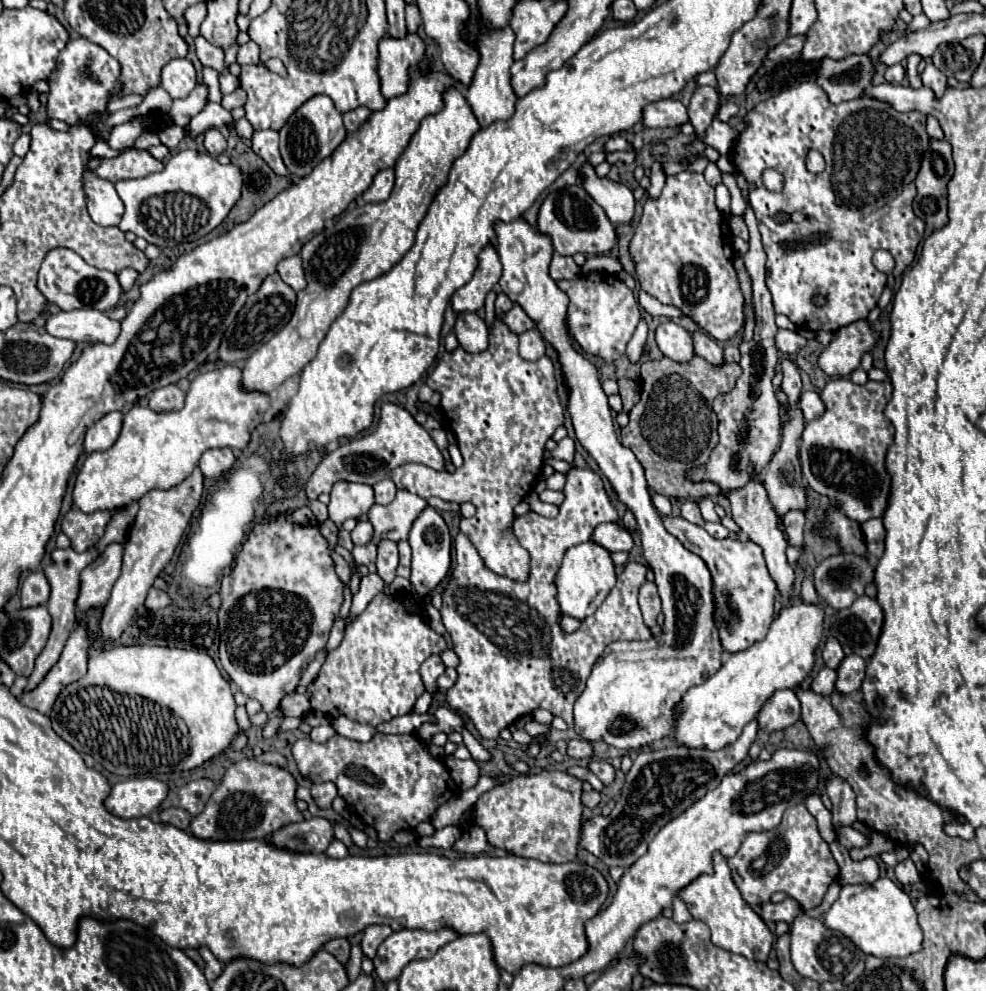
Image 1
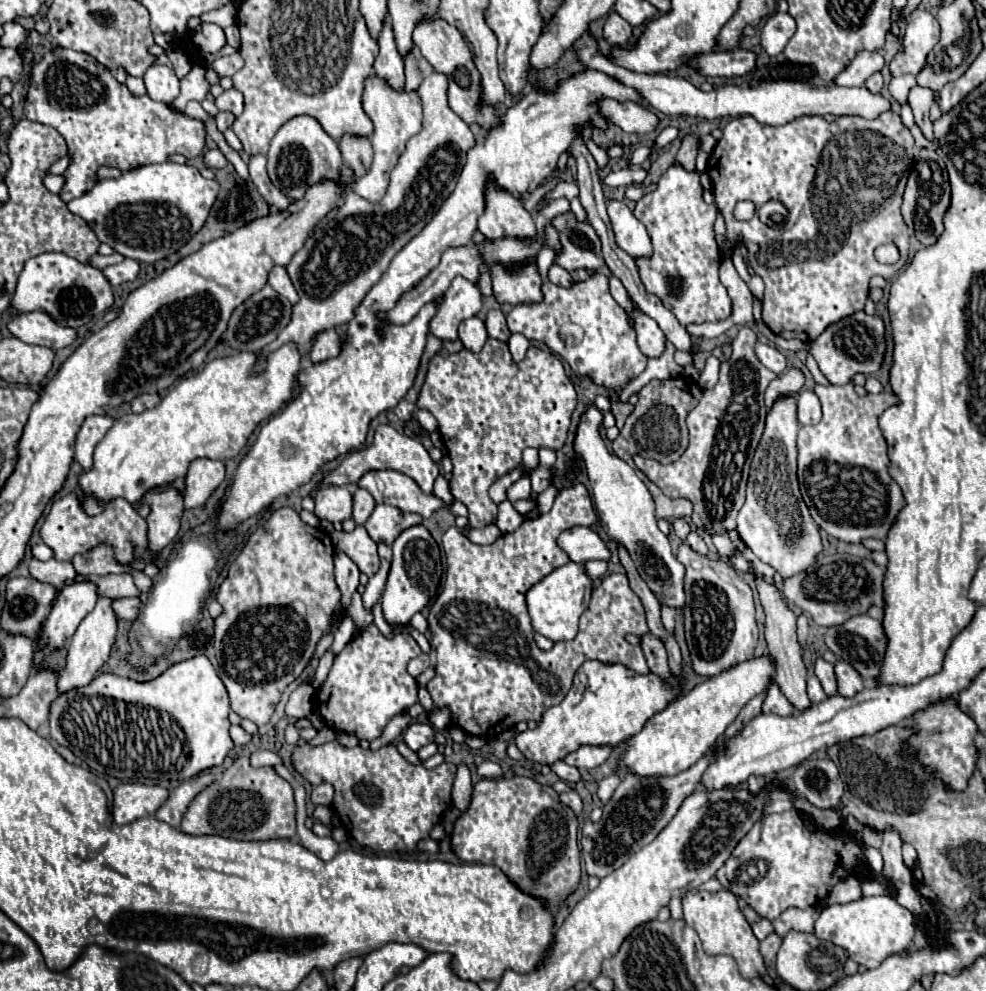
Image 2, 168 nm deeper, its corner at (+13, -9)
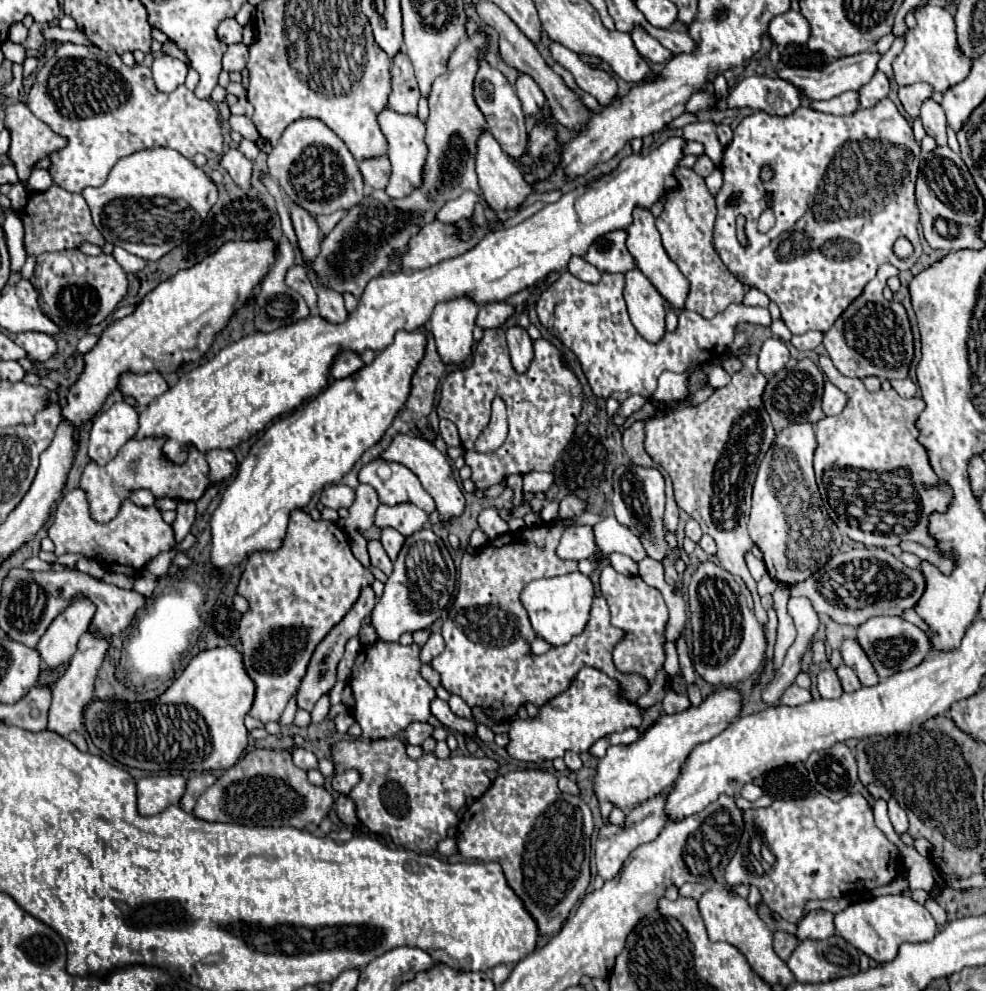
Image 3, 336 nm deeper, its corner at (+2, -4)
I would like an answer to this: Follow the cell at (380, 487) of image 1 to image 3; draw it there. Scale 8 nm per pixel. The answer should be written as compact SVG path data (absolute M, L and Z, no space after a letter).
M359 485L355 489L355 501L349 507L349 516L340 518L337 525L349 535L351 531L367 531L373 525L379 499L371 485Z

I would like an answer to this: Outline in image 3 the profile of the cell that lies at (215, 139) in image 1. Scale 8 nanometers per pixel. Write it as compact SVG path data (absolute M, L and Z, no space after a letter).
M231 149L223 155L221 167L231 175L235 185L243 191L251 189L251 175L253 175L253 163L245 159L237 149Z

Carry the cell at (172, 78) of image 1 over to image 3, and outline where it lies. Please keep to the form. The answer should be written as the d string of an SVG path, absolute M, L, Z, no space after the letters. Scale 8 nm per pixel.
M169 55L155 57L151 69L153 69L155 85L163 93L175 91L181 83L185 83L185 77L187 77L187 65L175 57L169 57Z

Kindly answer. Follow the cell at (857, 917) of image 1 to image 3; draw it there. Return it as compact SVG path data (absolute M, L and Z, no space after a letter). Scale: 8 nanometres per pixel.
M885 895L853 903L835 915L835 927L845 941L855 945L859 951L863 951L877 963L893 961L901 943L931 941L937 933L937 925L931 913L911 897L903 895Z

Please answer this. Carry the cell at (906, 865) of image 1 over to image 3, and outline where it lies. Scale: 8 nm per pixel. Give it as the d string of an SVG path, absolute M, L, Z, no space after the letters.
M891 797L891 799L889 799L889 817L891 817L891 823L893 823L893 827L895 827L895 831L897 831L897 833L907 831L907 827L909 827L907 813L905 813L905 809L901 809L901 807L899 807L899 803L897 803L897 799L895 799L895 797Z

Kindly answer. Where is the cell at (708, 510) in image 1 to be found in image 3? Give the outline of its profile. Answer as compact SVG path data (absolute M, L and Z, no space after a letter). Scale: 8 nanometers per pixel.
M749 553L749 555L747 555L747 565L749 565L749 571L751 571L753 579L755 579L755 581L759 581L759 579L761 579L761 575L765 573L765 565L763 565L763 561Z

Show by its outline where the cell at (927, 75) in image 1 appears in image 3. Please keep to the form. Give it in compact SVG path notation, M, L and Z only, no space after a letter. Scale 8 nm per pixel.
M927 99L921 107L921 123L927 131L929 137L933 137L937 141L939 147L947 145L947 121L945 121L945 113L941 109L939 103Z

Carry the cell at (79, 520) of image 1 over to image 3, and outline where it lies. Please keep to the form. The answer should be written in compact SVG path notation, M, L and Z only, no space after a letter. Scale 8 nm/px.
M81 489L69 491L61 499L55 511L55 519L49 527L49 537L55 543L55 555L81 553L83 557L95 559L105 571L123 573L129 577L135 577L153 557L157 557L161 551L167 551L175 543L173 527L163 521L157 507L137 507L127 499L119 515L113 521L101 525L91 519L85 493Z

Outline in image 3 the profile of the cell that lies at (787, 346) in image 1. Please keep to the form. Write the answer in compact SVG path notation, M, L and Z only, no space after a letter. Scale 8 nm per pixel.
M771 337L761 345L759 371L765 377L771 377L773 373L777 373L777 371L781 371L785 367L789 357L791 355L789 355L789 349L785 347L785 343L781 339L777 339L777 337Z

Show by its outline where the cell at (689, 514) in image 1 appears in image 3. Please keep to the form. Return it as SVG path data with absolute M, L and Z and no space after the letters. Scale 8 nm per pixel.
M689 519L689 521L687 521L687 525L685 525L685 535L687 535L691 541L695 541L695 543L699 543L699 539L703 537L703 531L701 531L701 527L699 527L699 523L697 523L695 519Z

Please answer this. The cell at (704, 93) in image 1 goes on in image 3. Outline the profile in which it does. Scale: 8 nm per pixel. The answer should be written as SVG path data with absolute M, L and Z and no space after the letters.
M701 155L701 157L697 159L697 163L693 165L693 171L695 171L697 175L701 175L701 177L711 175L713 169L715 169L715 165L713 165L713 161L711 161L707 155Z

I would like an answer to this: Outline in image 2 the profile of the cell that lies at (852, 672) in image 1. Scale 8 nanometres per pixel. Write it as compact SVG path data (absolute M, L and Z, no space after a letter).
M838 660L836 666L836 682L838 682L838 694L840 696L854 696L858 694L862 688L864 688L864 682L862 682L862 676L848 664L848 662L842 662Z

